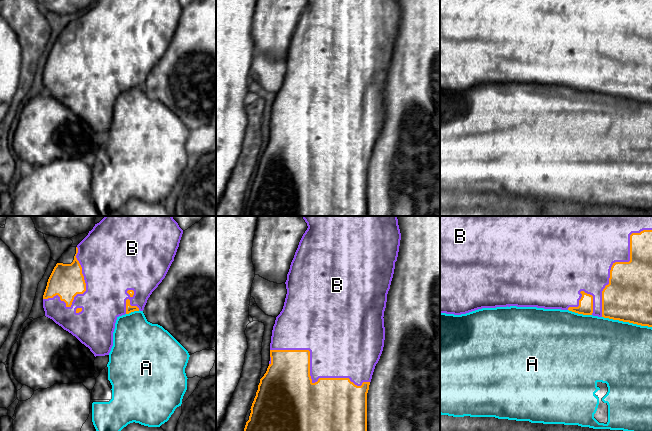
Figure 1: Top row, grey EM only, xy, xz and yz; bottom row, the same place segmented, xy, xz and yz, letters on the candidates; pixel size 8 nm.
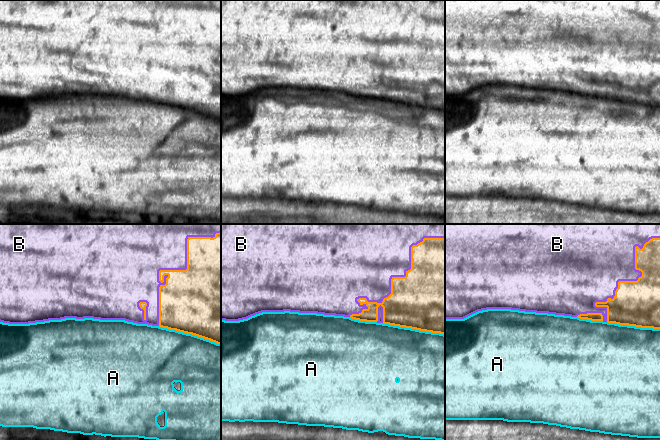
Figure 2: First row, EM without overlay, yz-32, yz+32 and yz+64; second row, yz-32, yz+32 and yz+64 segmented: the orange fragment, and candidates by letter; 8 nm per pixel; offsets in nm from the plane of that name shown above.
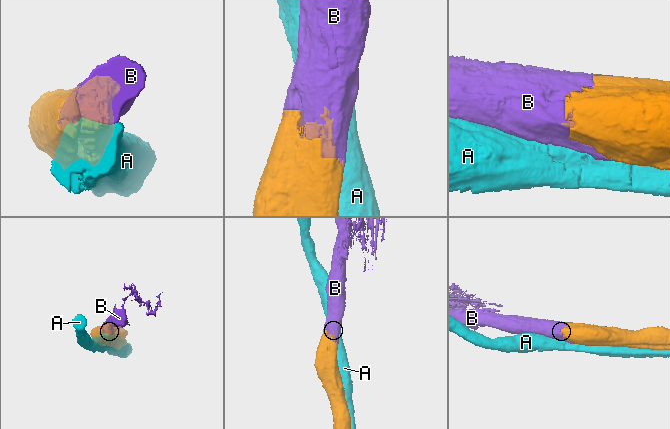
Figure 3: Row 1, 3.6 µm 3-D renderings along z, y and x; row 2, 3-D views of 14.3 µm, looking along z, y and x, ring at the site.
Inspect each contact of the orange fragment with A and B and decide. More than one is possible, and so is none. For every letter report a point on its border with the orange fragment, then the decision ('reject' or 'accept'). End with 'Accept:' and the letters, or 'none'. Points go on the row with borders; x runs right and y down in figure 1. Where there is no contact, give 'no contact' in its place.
A: meets orange in yz at (627, 321); reject
B: meets orange in xz at (309, 375); accept
Accept: B

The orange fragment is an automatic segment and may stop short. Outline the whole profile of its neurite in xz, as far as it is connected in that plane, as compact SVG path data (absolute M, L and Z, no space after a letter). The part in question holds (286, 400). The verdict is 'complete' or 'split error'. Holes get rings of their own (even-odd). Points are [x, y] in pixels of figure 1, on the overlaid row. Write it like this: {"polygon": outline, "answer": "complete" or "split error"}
{"polygon": "M302 216L307 223L307 230L303 234L294 258L291 262L287 280L285 282L287 294L284 306L280 314L276 317L272 330L270 343L270 361L266 373L260 379L256 396L251 406L249 420L246 422L244 431L367 431L367 393L372 379L376 364L378 363L384 347L385 327L384 311L386 308L387 294L390 289L391 281L394 274L395 262L397 261L401 233L398 225L397 216Z", "answer": "split error"}

